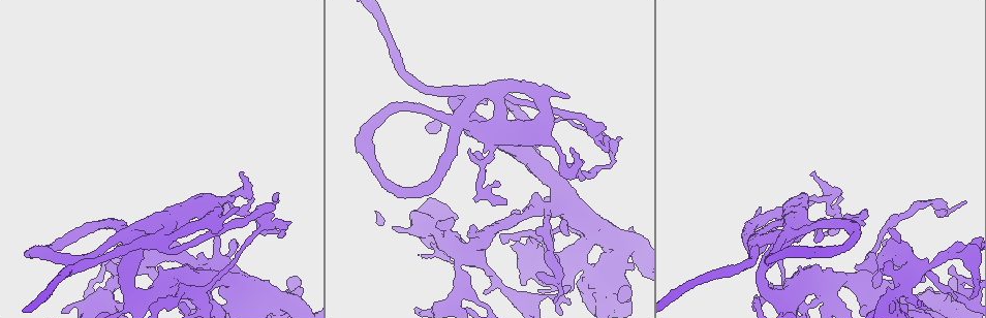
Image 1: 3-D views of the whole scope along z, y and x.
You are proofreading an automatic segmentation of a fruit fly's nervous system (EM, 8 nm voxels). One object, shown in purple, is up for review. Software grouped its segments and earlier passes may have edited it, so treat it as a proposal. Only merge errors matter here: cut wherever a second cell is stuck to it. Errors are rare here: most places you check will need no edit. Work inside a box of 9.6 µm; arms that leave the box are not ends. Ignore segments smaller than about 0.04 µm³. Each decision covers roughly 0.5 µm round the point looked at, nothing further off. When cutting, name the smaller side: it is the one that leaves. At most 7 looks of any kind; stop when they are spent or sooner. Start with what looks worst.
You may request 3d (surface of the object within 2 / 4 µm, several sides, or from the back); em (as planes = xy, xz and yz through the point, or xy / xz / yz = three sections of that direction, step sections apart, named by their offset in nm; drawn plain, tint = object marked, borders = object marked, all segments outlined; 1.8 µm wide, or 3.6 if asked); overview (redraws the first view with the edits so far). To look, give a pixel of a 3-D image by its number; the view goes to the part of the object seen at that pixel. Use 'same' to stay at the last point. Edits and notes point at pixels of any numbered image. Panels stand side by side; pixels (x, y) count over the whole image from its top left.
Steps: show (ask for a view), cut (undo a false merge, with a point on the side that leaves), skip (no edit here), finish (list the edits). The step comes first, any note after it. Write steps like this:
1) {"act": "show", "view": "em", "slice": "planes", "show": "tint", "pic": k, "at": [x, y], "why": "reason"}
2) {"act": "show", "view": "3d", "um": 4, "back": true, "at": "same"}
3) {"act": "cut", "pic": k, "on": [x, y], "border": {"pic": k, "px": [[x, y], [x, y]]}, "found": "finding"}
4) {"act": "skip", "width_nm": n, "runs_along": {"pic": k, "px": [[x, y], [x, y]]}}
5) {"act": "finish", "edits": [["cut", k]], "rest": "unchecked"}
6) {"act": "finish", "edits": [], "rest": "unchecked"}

{"act": "show", "view": "em", "slice": "xy", "step": 16, "show": "tint", "pic": 1, "at": [466, 117], "why": "looks like a crossing"}

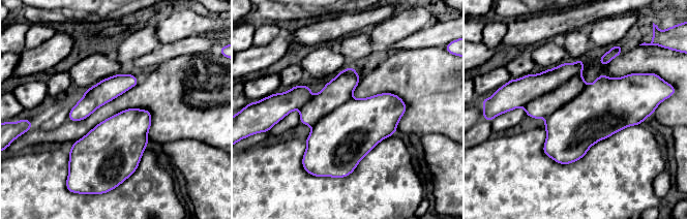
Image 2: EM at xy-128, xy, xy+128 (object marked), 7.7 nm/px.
{"act": "skip", "width_nm": 140, "found": "all the same cell"}

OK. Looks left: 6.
{"act": "show", "view": "3d", "um": 4, "pic": 1, "at": [209, 291], "why": "sharp bend"}

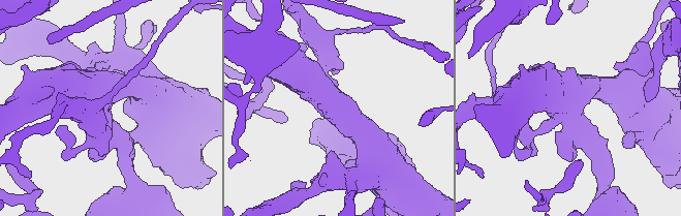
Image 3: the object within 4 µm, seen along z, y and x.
{"act": "show", "view": "em", "slice": "xy", "step": 4, "show": "tint", "pic": 3, "at": [333, 109], "why": "need the tissue"}

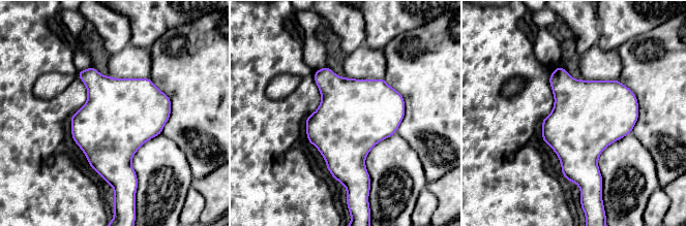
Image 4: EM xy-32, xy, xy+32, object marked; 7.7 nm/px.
{"act": "show", "view": "em", "slice": "yz", "step": 8, "show": "tint", "at": "same"}

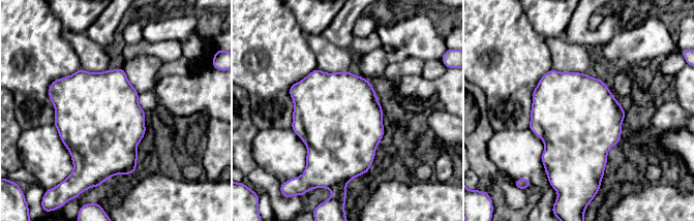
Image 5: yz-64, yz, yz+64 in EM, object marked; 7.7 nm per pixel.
{"act": "skip", "found": "continuous, no second cell"}

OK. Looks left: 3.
{"act": "show", "view": "3d", "um": 4, "pic": 1, "at": [262, 224], "why": "touches itself"}

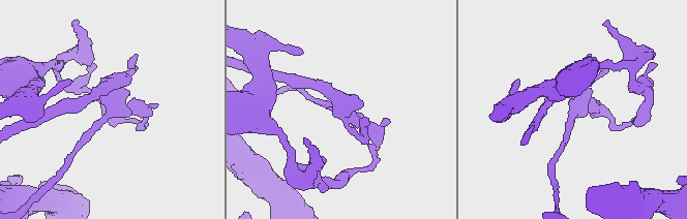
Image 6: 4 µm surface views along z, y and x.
{"act": "show", "view": "em", "slice": "planes", "show": "tint", "pic": 6, "at": [108, 110], "why": "shape alone is not enough"}

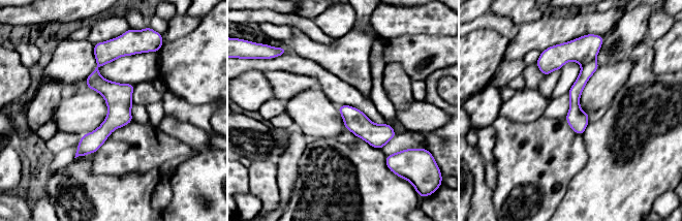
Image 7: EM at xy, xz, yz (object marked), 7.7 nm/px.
{"act": "skip", "runs_along": {"pic": 7, "px": [[106, 50], [96, 80], [113, 121], [79, 153]]}, "found": "continuous, no second cell"}

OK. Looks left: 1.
{"act": "finish", "edits": [], "rest": "unchecked"}

